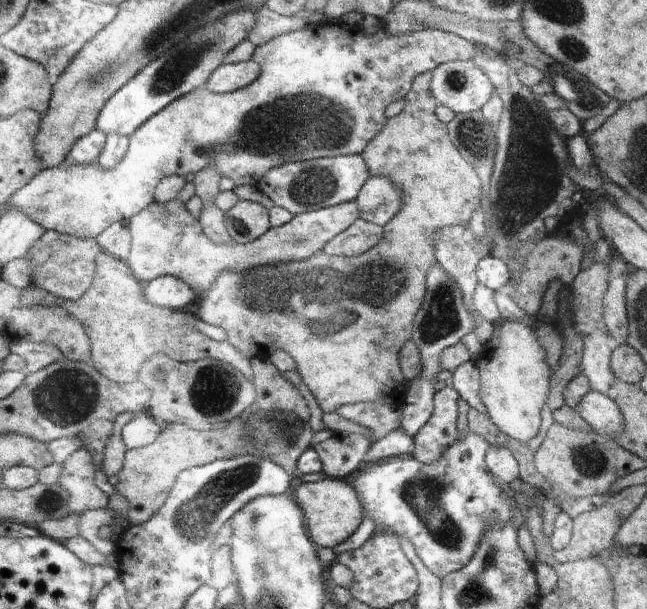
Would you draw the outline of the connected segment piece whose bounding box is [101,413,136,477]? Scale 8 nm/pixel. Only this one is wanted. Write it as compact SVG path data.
M122 413L113 420L112 436L106 441L104 458L101 462L102 470L108 477L116 476L122 470L127 447L120 434L120 428L134 418L136 418L136 414Z

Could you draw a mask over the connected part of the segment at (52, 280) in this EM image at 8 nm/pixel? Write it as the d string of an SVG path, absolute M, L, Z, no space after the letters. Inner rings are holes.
M55 230L45 231L28 254L34 270L33 286L46 290L61 302L82 298L94 280L96 256L100 251L96 239L78 238Z

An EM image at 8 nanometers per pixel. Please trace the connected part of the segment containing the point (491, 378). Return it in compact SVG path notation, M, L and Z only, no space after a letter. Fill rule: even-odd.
M493 321L492 336L482 345L482 350L472 358L472 361L479 370L480 398L486 406L488 418L505 435L517 441L526 442L536 436L541 422L540 409L547 403L548 393L550 392L552 369L546 363L546 350L540 343L534 328L521 322Z

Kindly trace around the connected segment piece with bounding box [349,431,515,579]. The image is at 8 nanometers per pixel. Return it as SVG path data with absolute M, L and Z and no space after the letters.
M469 431L466 436L458 435L456 442L448 446L432 464L422 464L416 459L412 460L412 456L384 459L380 464L363 464L349 477L352 480L350 485L362 504L364 516L374 522L376 532L394 532L400 537L410 538L426 568L443 579L450 572L455 573L468 564L486 532L508 524L515 515L514 504L506 492L498 488L494 480L491 481L489 470L486 470L485 453L488 447L488 442L482 436Z

